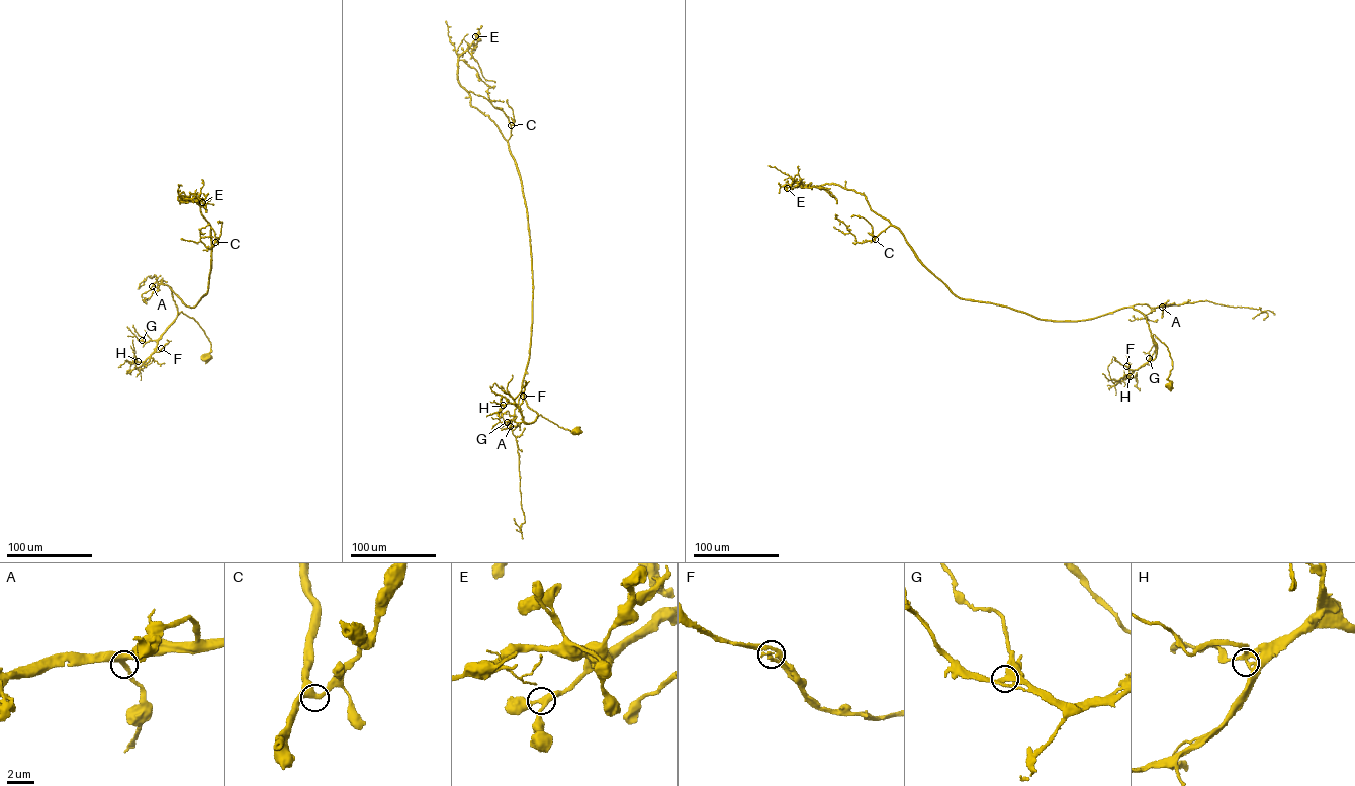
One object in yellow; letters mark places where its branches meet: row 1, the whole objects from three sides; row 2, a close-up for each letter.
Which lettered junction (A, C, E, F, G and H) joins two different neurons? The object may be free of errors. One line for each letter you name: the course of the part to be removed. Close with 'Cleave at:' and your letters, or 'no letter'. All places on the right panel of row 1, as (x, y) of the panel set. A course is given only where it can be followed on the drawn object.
Cleave at: no letter

